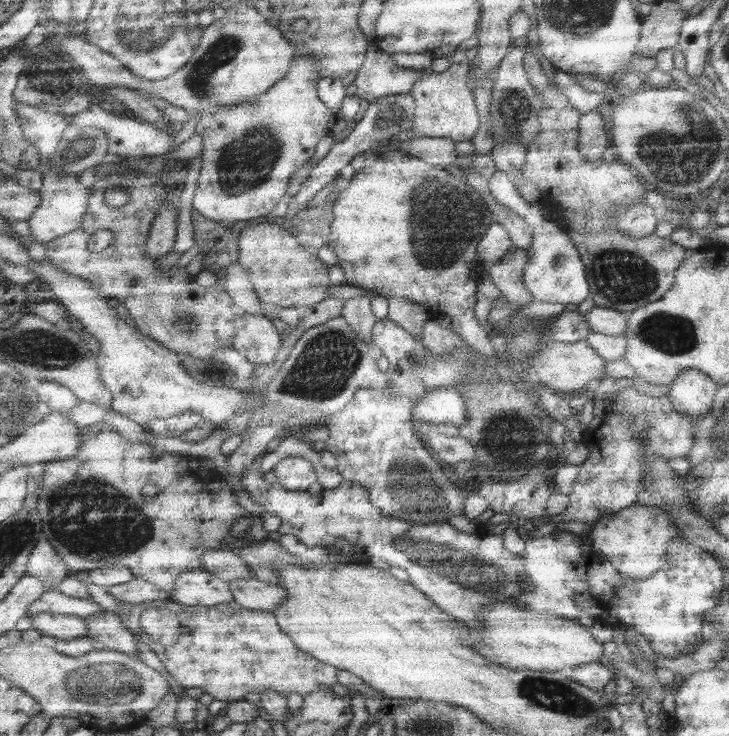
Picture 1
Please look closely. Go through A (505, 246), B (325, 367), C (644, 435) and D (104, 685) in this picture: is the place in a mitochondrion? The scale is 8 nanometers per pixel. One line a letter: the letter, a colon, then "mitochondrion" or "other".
A: other
B: mitochondrion
C: mitochondrion
D: mitochondrion

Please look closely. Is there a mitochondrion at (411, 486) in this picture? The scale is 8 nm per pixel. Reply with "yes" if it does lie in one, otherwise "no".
yes

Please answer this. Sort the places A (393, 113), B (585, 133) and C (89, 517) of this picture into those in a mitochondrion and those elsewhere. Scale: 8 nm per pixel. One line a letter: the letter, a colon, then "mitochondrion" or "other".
A: mitochondrion
B: other
C: mitochondrion

